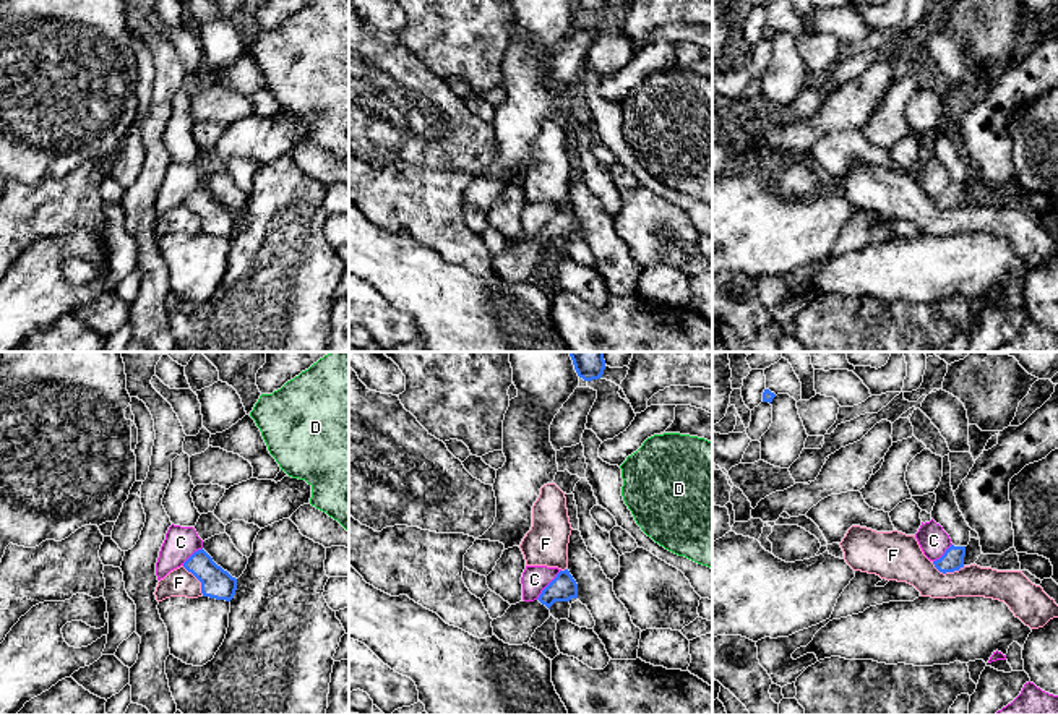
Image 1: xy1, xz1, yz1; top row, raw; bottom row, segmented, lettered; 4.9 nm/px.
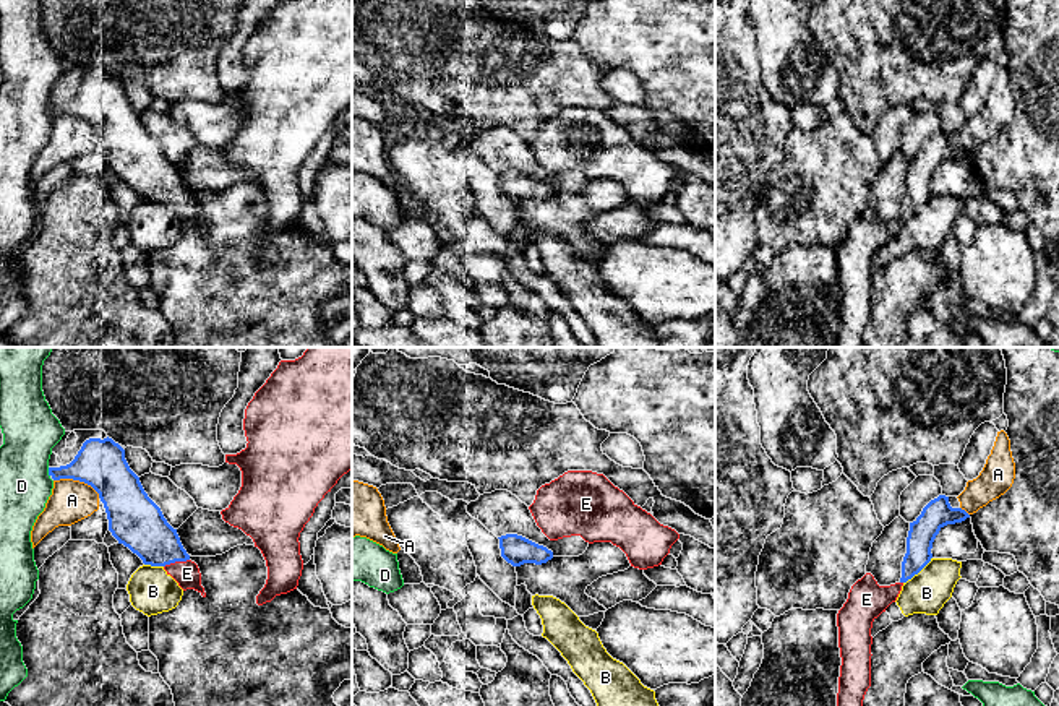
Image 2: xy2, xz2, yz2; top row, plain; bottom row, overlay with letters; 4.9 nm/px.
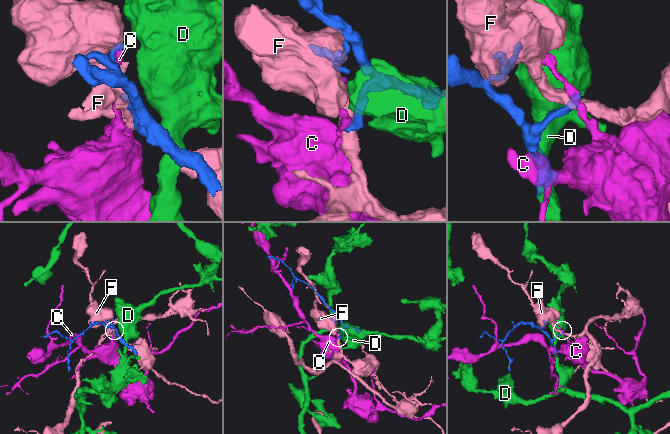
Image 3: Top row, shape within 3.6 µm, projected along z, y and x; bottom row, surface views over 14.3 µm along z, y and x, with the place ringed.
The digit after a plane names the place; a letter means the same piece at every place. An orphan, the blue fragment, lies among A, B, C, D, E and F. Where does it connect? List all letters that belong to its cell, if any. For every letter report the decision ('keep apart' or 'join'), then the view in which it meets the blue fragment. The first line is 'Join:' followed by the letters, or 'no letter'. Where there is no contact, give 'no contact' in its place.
Join: E
A: keep apart | xy2
B: keep apart | yz2
C: keep apart | xz1
D: keep apart | xy2
E: join | xy2
F: keep apart | yz1

